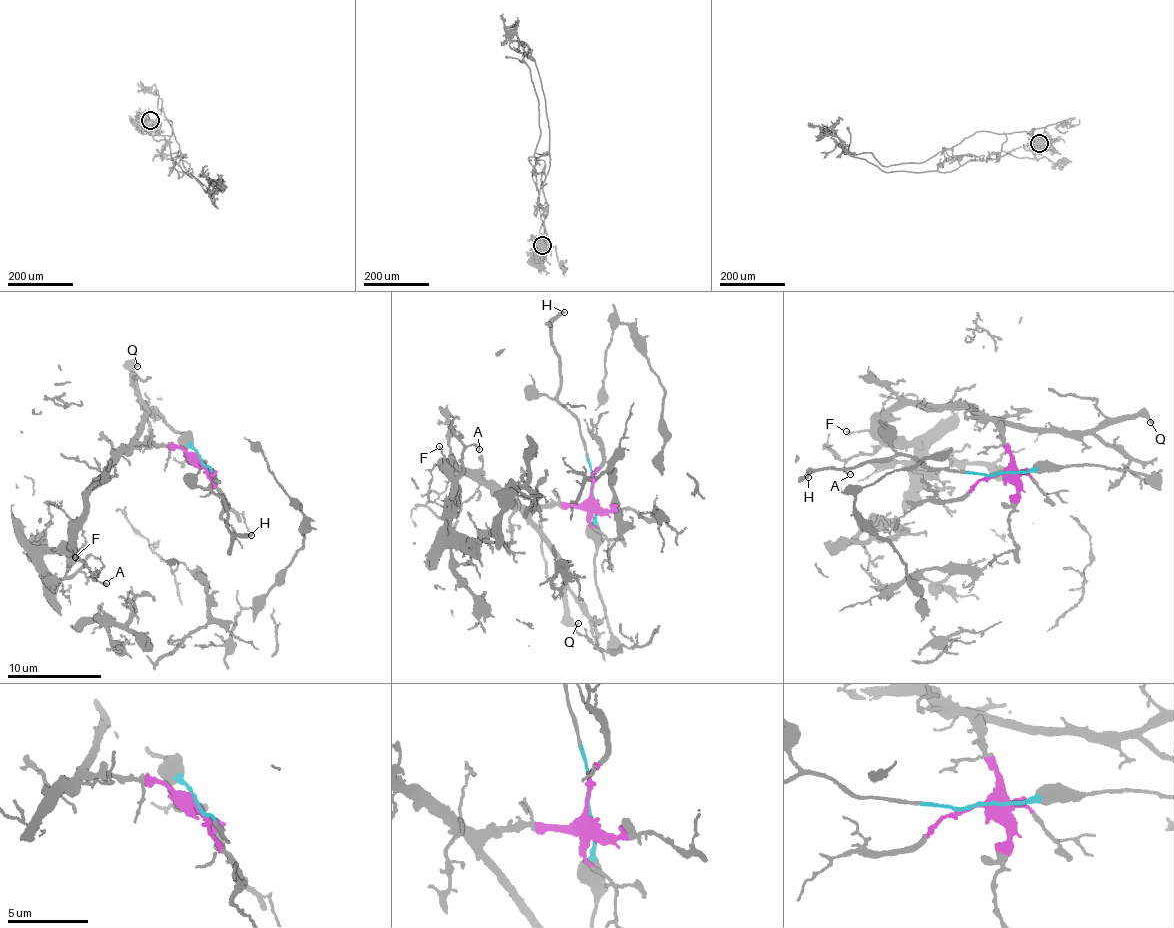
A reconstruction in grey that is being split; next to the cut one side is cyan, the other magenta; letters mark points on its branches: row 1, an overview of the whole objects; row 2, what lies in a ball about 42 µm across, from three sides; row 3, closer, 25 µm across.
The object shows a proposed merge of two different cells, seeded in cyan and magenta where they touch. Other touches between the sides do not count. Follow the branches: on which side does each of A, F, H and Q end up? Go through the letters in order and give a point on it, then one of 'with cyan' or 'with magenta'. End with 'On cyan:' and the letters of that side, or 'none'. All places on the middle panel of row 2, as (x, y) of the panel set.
A: (479, 449) | with magenta
F: (439, 446) | with magenta
H: (564, 312) | with cyan
Q: (578, 623) | with magenta
On cyan: H

